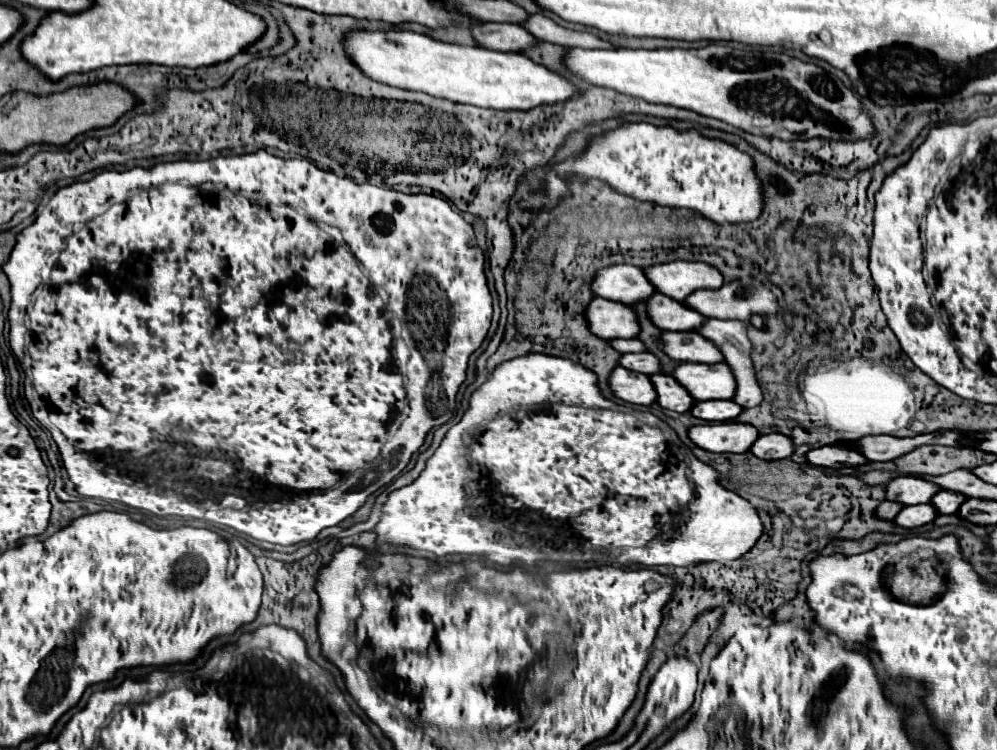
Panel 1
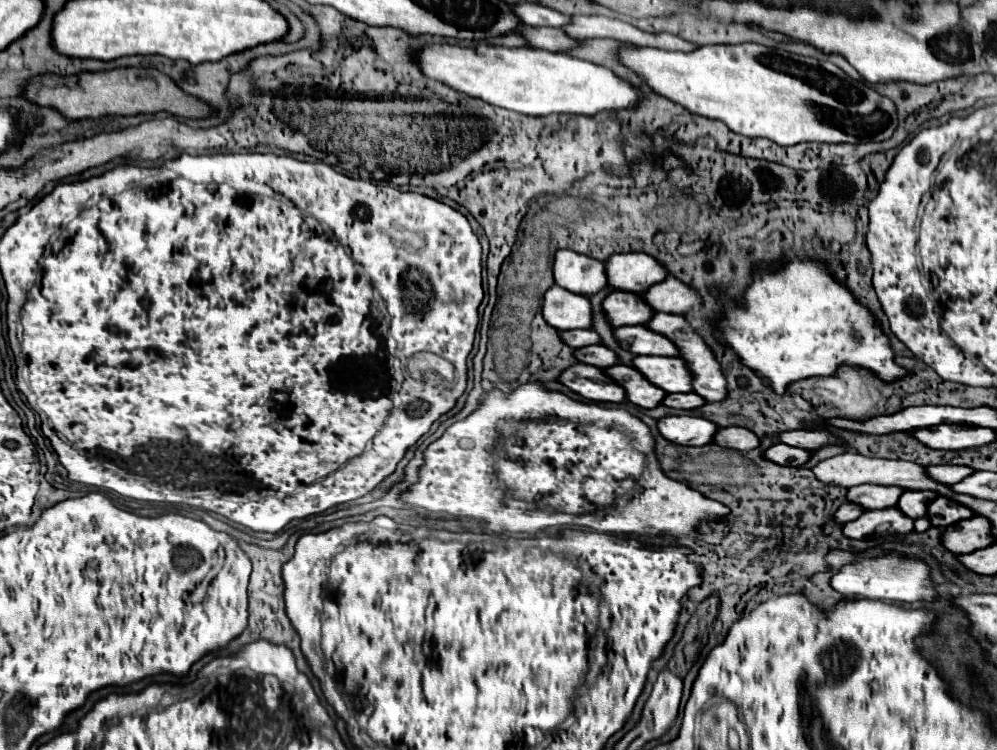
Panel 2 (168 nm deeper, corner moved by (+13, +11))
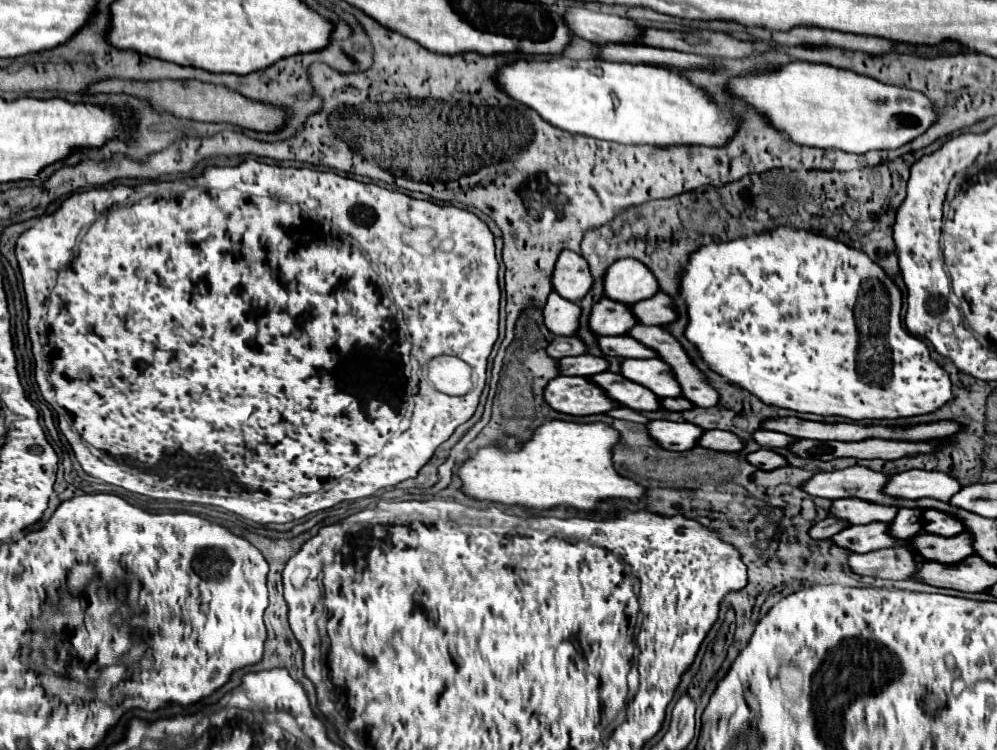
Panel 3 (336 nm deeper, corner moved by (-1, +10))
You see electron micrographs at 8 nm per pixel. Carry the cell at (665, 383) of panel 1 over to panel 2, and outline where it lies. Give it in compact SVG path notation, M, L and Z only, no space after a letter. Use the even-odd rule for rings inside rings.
M612 365L608 369L604 369L604 373L612 379L618 381L618 385L622 385L622 389L626 391L626 399L642 409L654 409L658 407L658 403L662 403L664 399L664 391L654 387L650 381L646 381L636 369L632 369L630 365Z

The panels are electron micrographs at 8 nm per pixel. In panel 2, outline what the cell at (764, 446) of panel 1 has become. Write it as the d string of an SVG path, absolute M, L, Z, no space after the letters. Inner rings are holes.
M724 427L724 429L718 429L714 433L712 443L720 445L720 447L736 449L736 451L750 451L750 449L760 445L758 437L752 431L742 429L742 427Z

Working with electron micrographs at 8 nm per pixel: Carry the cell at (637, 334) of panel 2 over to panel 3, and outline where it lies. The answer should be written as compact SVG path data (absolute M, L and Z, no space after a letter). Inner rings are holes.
M628 334L600 336L598 342L606 356L620 356L620 358L656 358L658 356L652 348L644 346L642 342L636 342L636 338Z

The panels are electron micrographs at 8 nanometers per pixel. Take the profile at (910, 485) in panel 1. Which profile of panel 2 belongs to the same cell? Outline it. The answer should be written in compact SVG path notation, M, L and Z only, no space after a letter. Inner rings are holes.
M858 485L854 489L848 489L846 501L854 505L862 505L864 511L874 509L888 509L898 503L898 497L902 495L902 489L898 487L882 487L882 485Z

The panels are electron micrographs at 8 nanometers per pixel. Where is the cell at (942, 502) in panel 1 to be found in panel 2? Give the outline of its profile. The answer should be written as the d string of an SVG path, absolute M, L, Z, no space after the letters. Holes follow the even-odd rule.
M904 491L902 497L898 499L898 509L902 509L902 513L906 513L906 517L918 519L926 515L926 507L932 499L936 499L938 495L932 491Z

